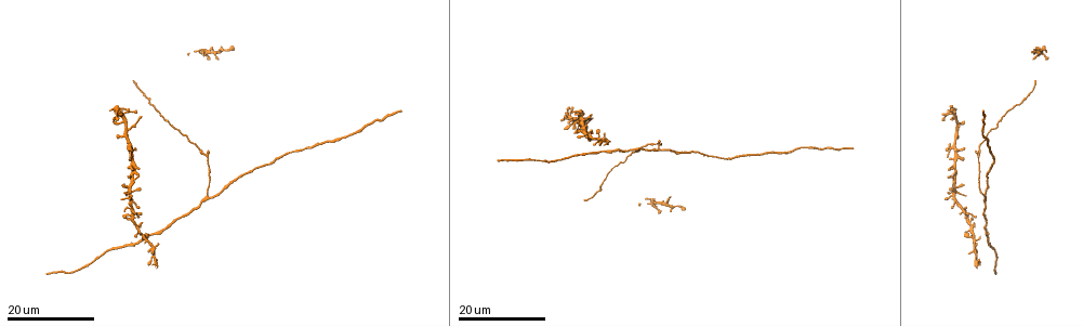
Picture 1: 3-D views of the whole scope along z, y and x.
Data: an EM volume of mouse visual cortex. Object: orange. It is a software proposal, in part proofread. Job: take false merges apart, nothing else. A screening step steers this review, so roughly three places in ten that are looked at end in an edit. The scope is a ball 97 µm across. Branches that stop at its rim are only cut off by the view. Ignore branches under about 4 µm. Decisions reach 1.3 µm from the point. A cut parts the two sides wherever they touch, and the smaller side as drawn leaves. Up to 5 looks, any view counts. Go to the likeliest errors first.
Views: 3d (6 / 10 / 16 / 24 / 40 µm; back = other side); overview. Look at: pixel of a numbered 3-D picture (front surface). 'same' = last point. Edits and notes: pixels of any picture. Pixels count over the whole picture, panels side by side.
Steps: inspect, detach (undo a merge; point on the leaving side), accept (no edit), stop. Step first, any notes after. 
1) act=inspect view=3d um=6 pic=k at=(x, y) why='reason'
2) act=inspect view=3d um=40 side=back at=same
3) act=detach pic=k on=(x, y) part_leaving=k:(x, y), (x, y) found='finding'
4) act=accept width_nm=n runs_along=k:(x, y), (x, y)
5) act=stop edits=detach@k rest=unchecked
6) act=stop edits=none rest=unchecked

act=inspect view=3d um=24 pic=1 at=(208, 156) why='thick turns thin'

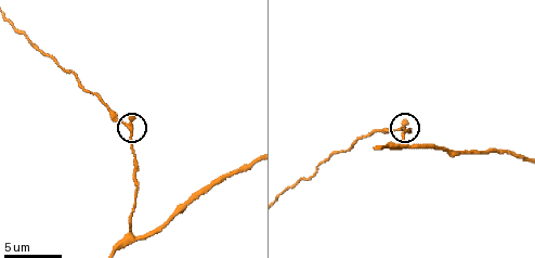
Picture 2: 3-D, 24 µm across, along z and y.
act=inspect view=3d um=10 pic=2 at=(131, 125)

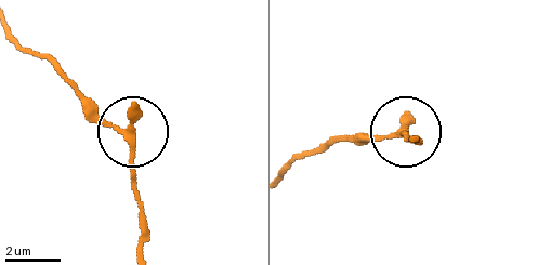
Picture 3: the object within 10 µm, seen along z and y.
act=accept runs_along=3:(142, 250), (130, 137), (76, 91) found='all the same cell'

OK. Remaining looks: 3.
act=inspect view=3d um=24 pic=1 at=(599, 153) why='branch point'

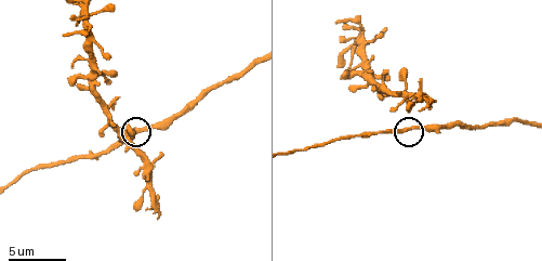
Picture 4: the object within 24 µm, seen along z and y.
act=inspect view=3d um=6 pic=4 at=(402, 129)

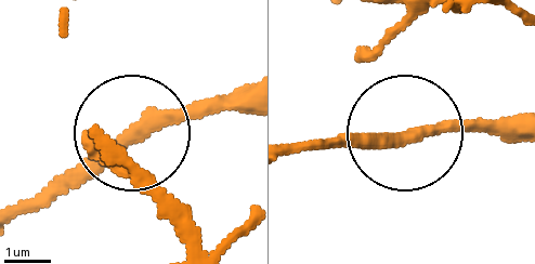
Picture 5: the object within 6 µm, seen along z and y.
act=accept width_nm=240 runs_along=5:(249, 84), (133, 123), (43, 205) found='one cell here'

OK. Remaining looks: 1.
act=inspect view=3d um=6 pic=2 at=(130, 234) why='three-way junction'

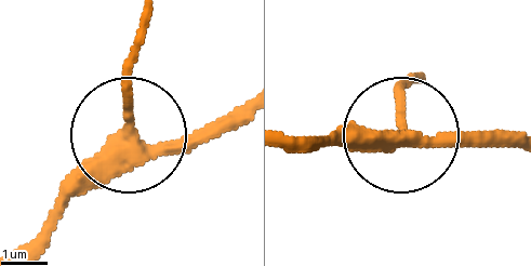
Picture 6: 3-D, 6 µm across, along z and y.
act=accept width_nm=310 runs_along=6:(123, 143), (15, 251) found='all the same cell'

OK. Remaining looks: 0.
act=stop edits=none rest=unchecked

